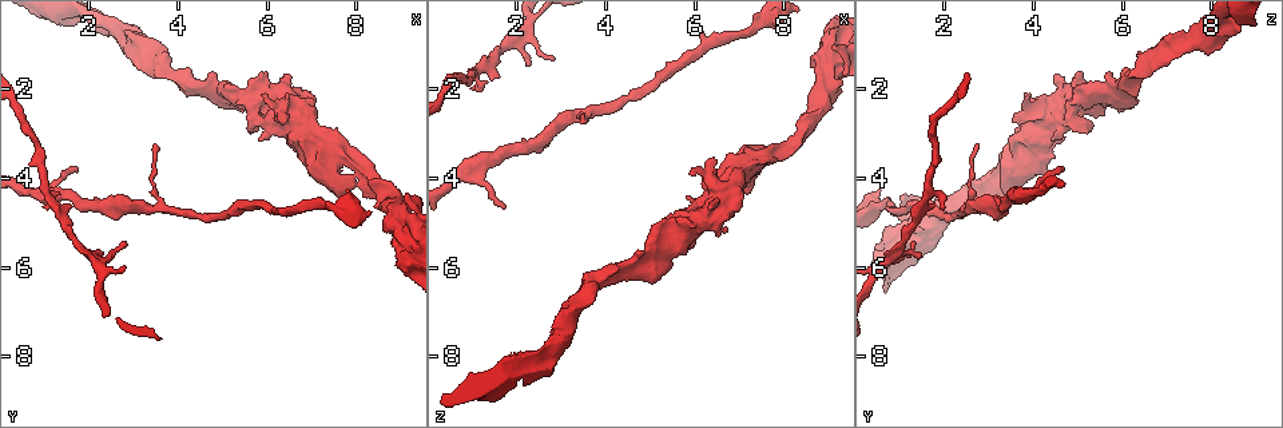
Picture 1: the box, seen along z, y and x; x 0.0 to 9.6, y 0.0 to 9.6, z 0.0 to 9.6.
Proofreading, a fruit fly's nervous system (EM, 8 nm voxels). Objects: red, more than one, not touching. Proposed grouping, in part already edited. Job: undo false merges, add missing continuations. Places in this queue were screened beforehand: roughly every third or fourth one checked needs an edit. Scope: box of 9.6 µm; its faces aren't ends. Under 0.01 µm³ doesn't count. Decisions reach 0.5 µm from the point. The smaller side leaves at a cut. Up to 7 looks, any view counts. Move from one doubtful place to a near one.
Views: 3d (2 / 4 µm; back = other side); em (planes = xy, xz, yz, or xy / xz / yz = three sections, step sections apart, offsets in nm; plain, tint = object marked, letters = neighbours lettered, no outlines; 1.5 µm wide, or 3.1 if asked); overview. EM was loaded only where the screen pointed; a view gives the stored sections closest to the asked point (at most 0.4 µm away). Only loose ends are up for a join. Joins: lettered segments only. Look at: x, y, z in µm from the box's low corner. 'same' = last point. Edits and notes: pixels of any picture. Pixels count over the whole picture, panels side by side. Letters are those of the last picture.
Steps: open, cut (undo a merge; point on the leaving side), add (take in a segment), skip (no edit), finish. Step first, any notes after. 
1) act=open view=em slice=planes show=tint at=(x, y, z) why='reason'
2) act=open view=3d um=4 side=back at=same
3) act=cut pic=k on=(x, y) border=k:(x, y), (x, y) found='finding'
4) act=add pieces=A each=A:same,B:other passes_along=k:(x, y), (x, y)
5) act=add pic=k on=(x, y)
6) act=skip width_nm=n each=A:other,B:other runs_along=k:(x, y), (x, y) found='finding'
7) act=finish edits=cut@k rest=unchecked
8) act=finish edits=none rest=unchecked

act=open view=em slice=planes show=letters at=(8.35, 4.05, 2.95) why='arms part here'

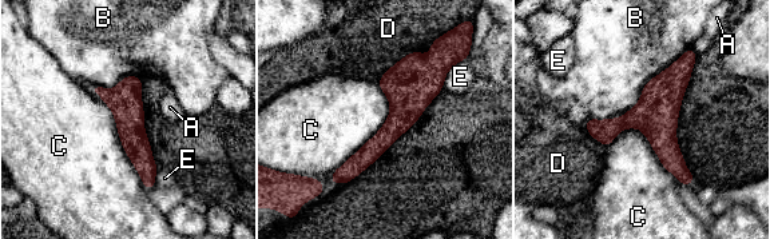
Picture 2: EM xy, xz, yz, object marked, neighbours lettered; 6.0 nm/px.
act=skip width_nm=110 each=A:other,B:other,C:other,D:other,E:other runs_along=2:(433, 50), (400, 120), (344, 172) found='all the same cell'

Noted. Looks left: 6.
act=open view=3d um=2 side=back at=(3.35, 3.30, 2.75) why='thin end'

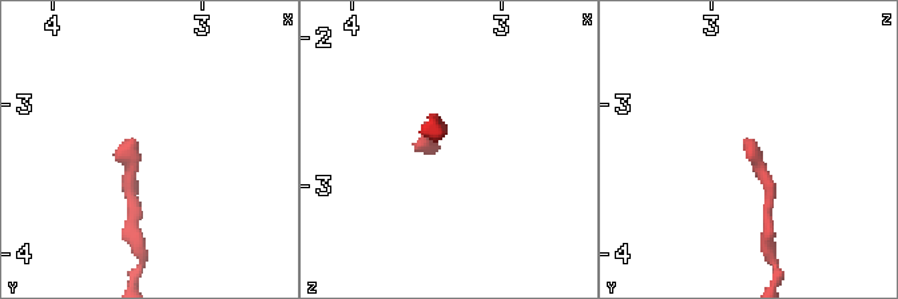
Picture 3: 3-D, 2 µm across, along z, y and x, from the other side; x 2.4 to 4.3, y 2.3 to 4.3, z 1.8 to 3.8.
act=open view=em slice=planes show=letters at=(3.42, 3.26, 2.76)

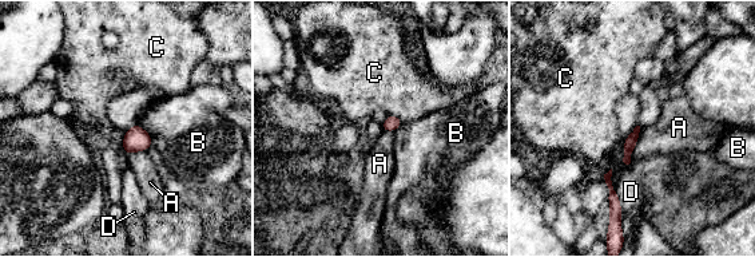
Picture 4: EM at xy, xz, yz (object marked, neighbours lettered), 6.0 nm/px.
act=skip each=A:other,B:other,C:other,D:other border=4:(639, 134), (628, 163) found='none of them fits'

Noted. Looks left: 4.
act=open view=em slice=planes show=letters at=(1.05, 4.45, 3.80) why='arms part here'

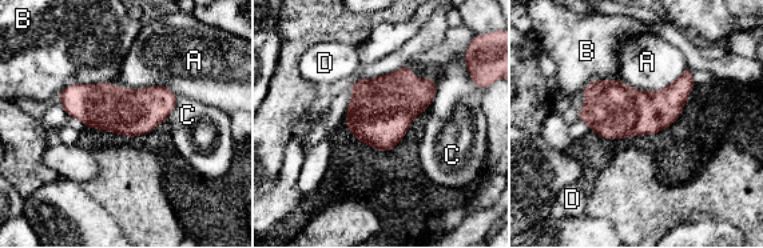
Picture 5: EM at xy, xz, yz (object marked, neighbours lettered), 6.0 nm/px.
act=skip width_nm=280 each=A:other,B:other,C:other,D:other border=5:(687, 67), (659, 90), (619, 80) found='one cell here'

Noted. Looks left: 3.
act=finish edits=none rest=unchecked

